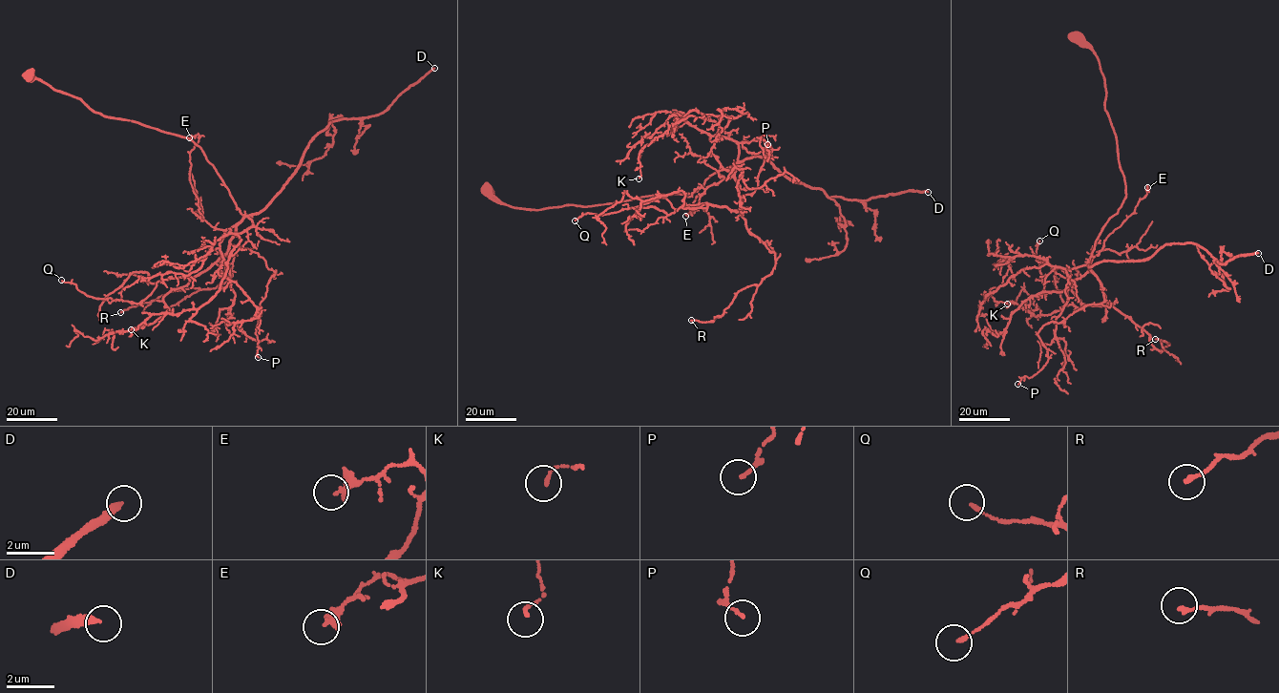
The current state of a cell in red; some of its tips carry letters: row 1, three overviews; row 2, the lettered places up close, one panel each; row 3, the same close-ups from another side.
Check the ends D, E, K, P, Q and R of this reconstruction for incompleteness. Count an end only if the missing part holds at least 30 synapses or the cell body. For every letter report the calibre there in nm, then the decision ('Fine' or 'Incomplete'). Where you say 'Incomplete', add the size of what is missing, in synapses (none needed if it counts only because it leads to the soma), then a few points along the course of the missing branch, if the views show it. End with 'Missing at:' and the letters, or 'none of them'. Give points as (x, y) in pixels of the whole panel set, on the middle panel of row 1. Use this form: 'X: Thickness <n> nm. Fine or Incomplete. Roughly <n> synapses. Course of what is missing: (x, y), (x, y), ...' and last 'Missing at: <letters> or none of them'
D: Thickness 260 nm. Incomplete. Roughly 600 synapses
E: Thickness 200 nm. Fine
K: Thickness 130 nm. Fine
P: Thickness 140 nm. Fine
Q: Thickness 150 nm. Fine
R: Thickness 170 nm. Fine
Missing at: D

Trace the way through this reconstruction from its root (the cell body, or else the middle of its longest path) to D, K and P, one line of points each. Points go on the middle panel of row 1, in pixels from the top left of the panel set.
D: (488, 188), (504, 203), (539, 210), (692, 194), (718, 171), (757, 156), (829, 197), (860, 200), (928, 192)
K: (488, 188), (504, 203), (539, 210), (692, 194), (735, 164), (738, 143), (691, 111), (640, 151), (639, 178)
P: (488, 188), (513, 207), (590, 206), (692, 194), (735, 165), (744, 196), (767, 144)

